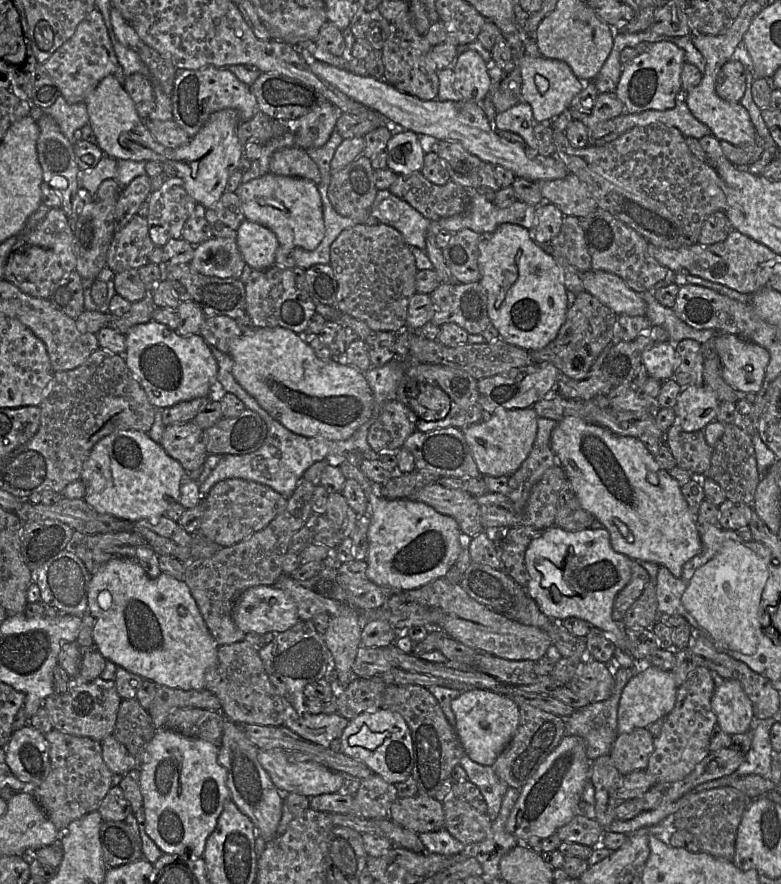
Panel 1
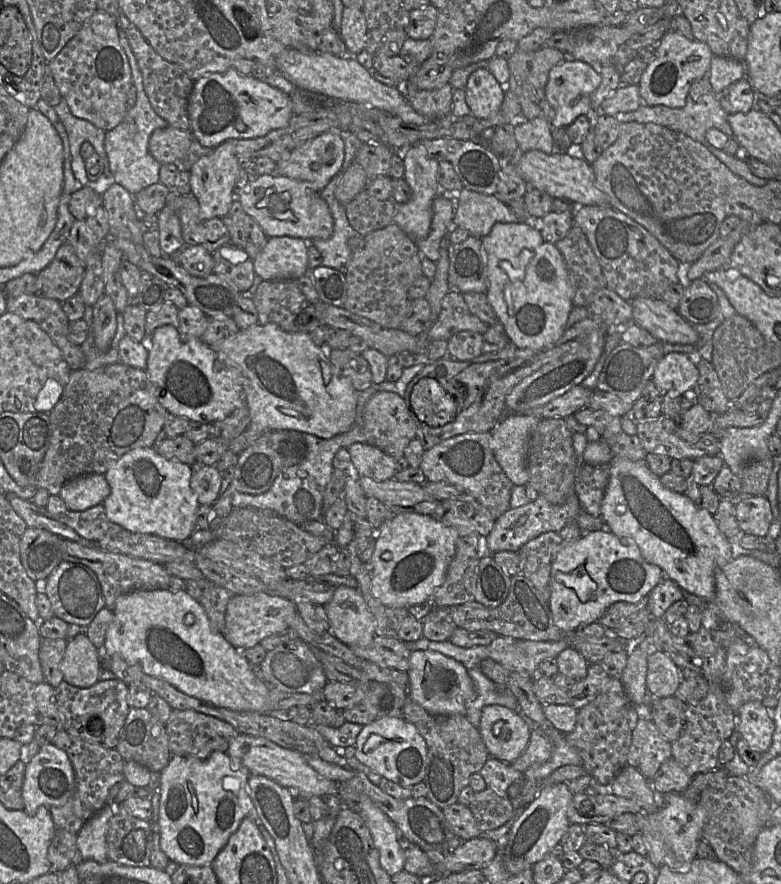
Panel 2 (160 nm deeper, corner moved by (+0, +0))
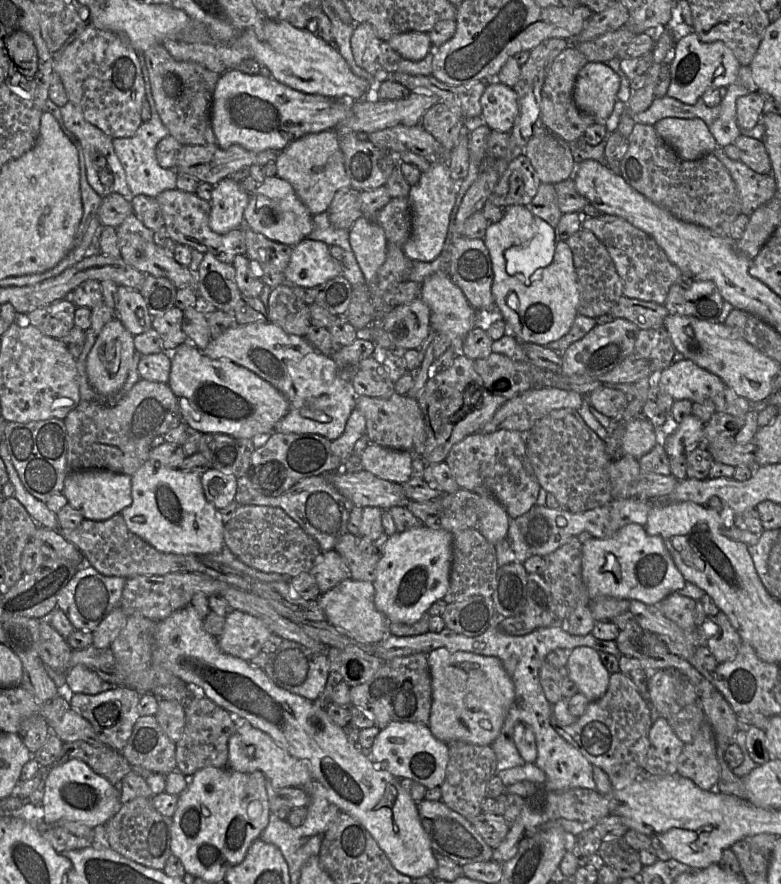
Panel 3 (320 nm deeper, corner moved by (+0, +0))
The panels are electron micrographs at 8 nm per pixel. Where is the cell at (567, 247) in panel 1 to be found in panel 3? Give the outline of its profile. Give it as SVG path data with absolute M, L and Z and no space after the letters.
M586 229L579 230L566 242L572 250L578 279L579 304L577 313L594 319L608 315L624 294L623 282L606 246L591 231Z

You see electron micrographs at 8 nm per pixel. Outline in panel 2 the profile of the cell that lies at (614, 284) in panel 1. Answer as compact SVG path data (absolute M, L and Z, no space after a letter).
M636 298L631 301L632 323L646 329L661 343L695 345L699 334L693 324L661 299Z

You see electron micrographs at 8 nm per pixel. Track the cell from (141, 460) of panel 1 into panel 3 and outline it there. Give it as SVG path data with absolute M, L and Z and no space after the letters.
M148 460L132 476L132 504L121 511L131 532L164 553L204 555L218 553L225 546L222 517L214 505L206 499L200 474L180 468L168 468Z

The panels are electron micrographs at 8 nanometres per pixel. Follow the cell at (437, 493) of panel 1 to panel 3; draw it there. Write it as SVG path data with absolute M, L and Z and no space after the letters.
M340 470L330 474L329 479L356 507L378 507L384 511L395 506L405 507L409 501L402 484L380 479L366 470L358 472Z

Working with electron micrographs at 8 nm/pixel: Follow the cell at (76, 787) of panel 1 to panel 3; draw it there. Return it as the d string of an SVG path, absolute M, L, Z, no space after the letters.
M83 741L63 742L55 760L41 771L39 770L38 773L41 775L39 784L44 785L44 780L51 769L71 759L82 760L95 773L103 776L113 785L122 781L124 776L132 771L132 766L119 751L109 747L95 747Z

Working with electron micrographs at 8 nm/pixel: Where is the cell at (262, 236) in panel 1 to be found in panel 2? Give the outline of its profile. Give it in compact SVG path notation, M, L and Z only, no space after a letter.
M289 236L268 238L265 247L253 259L255 274L263 280L297 280L309 270L308 242L311 241Z

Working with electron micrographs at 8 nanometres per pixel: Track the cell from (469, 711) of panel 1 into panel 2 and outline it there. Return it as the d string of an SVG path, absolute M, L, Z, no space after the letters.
M487 705L482 710L478 731L490 757L512 763L526 749L531 729L513 710L500 705Z

